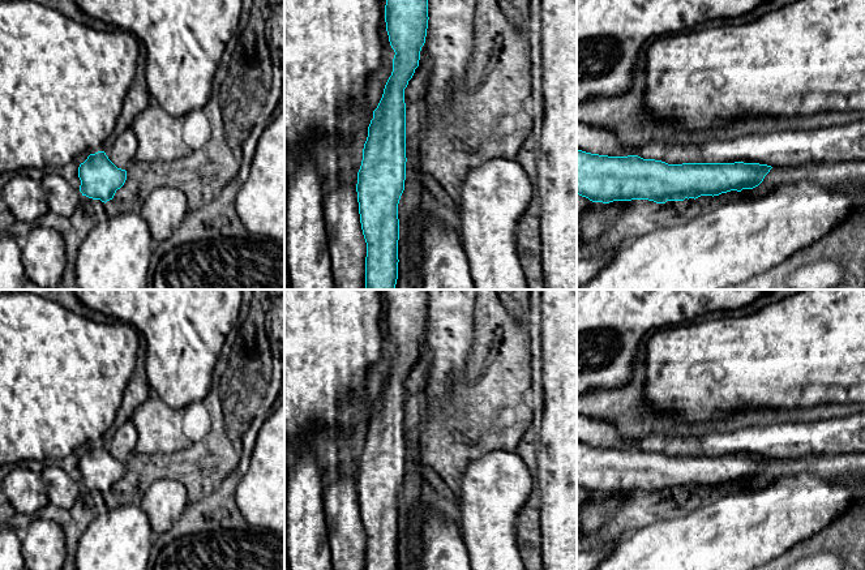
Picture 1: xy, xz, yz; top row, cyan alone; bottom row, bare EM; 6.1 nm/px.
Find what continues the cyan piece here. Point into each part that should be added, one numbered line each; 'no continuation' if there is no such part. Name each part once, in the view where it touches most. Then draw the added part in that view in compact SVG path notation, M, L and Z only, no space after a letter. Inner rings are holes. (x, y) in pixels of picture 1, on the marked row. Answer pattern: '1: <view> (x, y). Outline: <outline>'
no continuation

